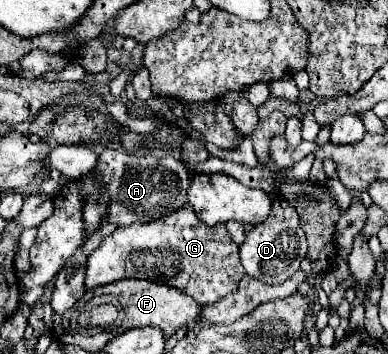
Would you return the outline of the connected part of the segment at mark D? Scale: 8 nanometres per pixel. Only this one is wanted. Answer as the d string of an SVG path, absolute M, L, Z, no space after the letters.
M277 197L273 201L269 219L265 219L265 223L261 223L261 225L255 225L247 233L247 237L239 249L241 249L241 263L251 277L255 277L267 285L285 283L299 269L299 263L307 255L305 231L301 227L301 219L297 215L295 207L287 199Z

